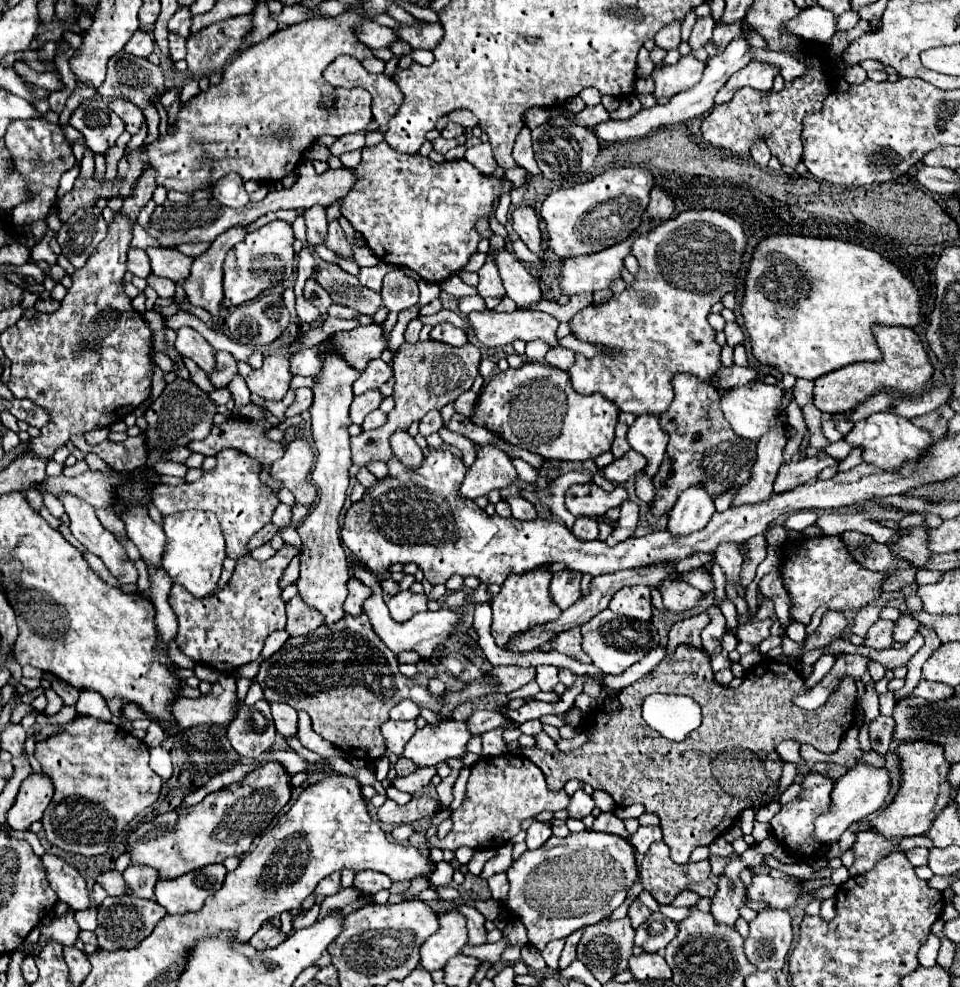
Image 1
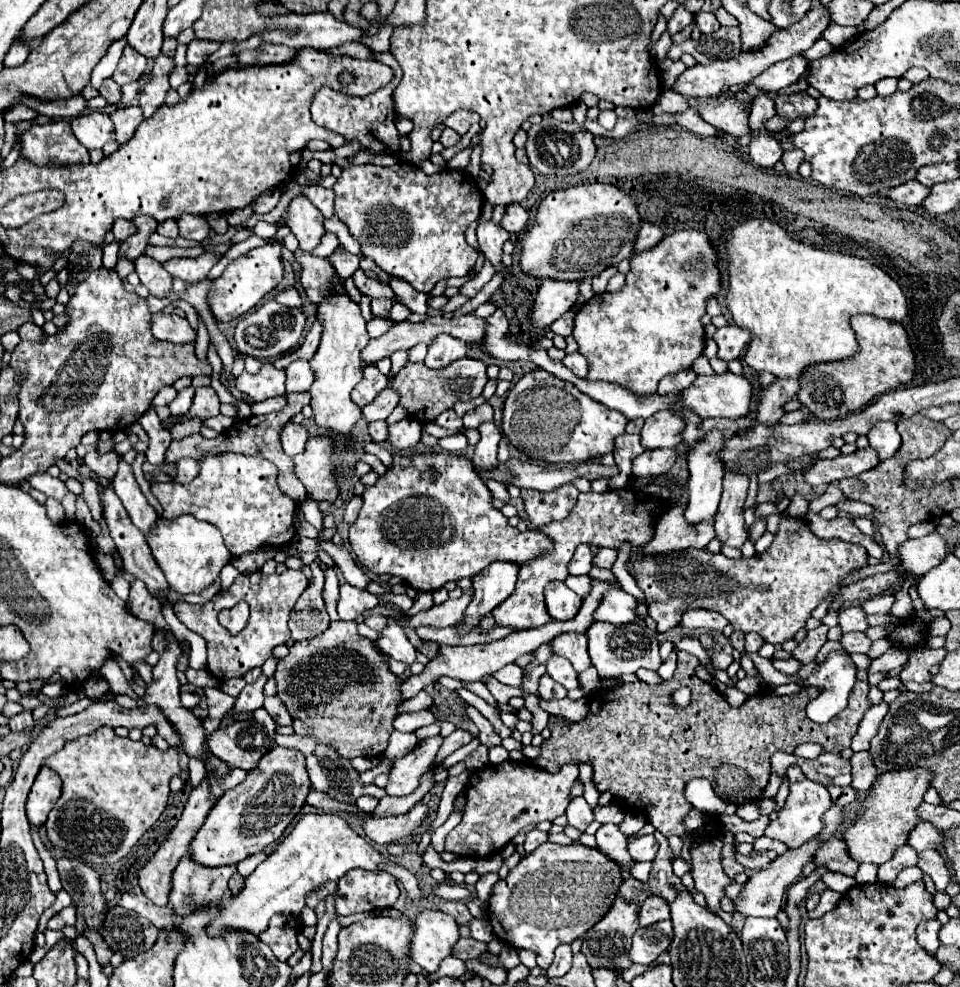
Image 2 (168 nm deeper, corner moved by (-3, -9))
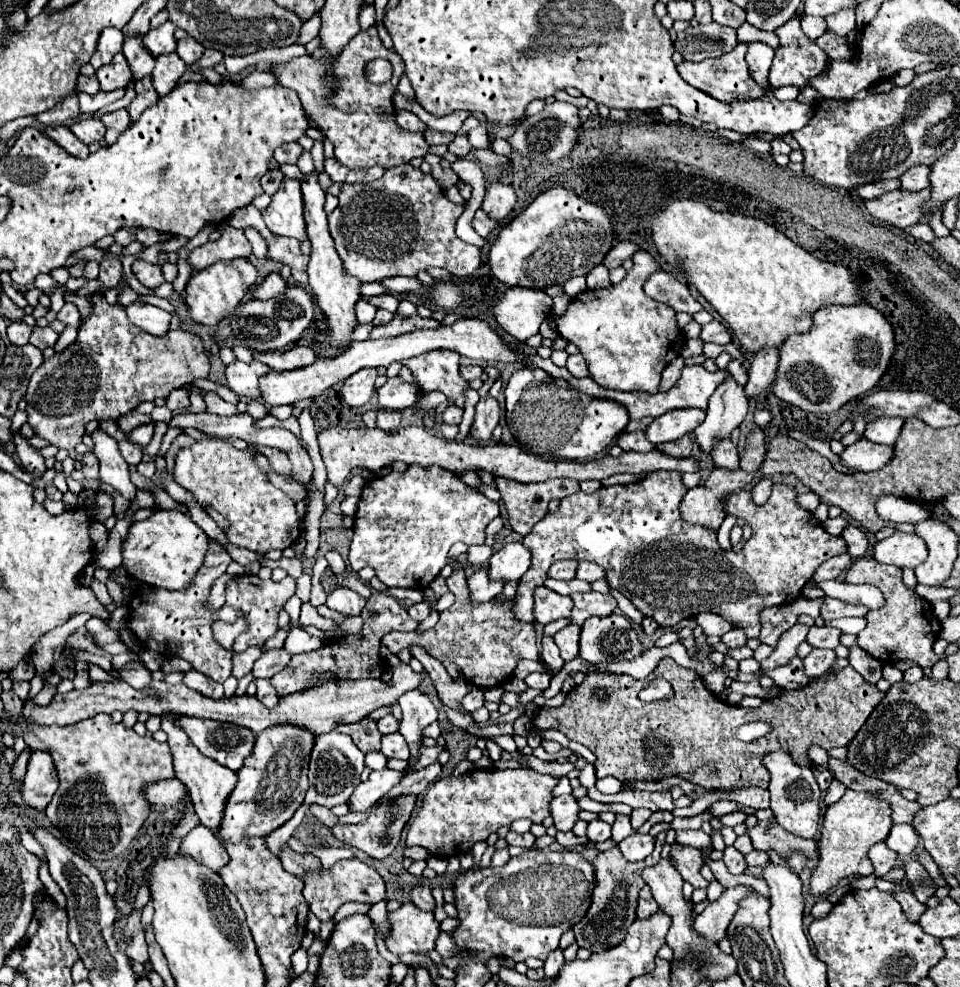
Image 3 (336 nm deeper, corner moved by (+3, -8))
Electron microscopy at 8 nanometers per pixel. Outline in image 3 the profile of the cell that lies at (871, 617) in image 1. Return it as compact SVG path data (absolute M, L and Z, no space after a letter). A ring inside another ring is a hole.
M825 597L825 603L821 607L821 617L825 621L833 621L833 619L841 619L841 617L863 617L865 613L867 611L863 607L847 605L845 601L831 599L831 597Z

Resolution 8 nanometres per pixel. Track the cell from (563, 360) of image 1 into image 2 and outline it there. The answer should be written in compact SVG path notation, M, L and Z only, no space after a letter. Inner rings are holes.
M581 352L567 354L567 356L563 358L563 364L565 364L575 376L579 376L579 378L585 378L585 376L587 376L589 366L587 366L587 360L585 360L585 356L583 356Z

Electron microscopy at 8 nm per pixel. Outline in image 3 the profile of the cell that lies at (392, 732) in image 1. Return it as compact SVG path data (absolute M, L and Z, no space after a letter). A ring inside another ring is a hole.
M391 733L391 735L383 735L383 747L381 747L383 755L387 757L395 757L395 759L409 759L409 747L403 739L401 733Z

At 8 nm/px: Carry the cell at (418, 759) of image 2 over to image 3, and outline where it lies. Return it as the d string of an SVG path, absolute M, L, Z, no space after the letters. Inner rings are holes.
M389 767L381 771L373 771L365 783L361 783L355 793L349 797L351 811L367 811L377 799L389 793L403 779L403 771L393 771Z

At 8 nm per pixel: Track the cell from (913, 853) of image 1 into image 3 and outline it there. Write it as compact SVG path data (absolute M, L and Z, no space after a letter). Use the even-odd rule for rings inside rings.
M879 843L879 845L873 845L871 847L871 861L875 865L875 873L877 877L885 877L899 861L899 855L889 849L885 843Z

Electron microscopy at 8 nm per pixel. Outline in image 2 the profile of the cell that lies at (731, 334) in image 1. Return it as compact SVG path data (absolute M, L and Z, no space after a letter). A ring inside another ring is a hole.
M729 324L729 326L717 328L717 332L713 334L713 340L719 346L717 356L725 362L731 362L745 352L745 346L749 344L749 332L735 324Z

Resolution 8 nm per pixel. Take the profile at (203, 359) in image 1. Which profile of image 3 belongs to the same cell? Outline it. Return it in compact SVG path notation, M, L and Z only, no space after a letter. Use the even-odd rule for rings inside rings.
M133 303L127 307L127 317L131 319L131 323L135 323L137 327L141 327L143 331L163 337L169 333L169 323L171 323L171 313L163 311L155 305L149 303Z

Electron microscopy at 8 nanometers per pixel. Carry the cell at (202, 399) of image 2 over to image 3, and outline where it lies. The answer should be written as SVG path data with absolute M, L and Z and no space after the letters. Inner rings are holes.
M147 423L147 425L139 425L135 427L127 437L137 443L137 445L149 445L149 441L153 439L153 433L155 433L155 423Z

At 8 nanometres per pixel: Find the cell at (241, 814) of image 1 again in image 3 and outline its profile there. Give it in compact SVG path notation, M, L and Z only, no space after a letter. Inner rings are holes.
M291 725L265 729L257 735L251 757L237 771L237 785L227 797L219 831L215 833L221 843L239 843L251 837L267 837L293 817L307 793L307 761L313 733L303 729L291 729Z

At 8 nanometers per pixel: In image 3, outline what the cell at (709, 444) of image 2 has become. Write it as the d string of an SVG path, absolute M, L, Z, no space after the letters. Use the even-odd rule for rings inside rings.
M733 377L719 385L719 391L711 395L705 421L693 431L693 441L699 447L703 461L711 459L715 443L729 439L731 431L739 427L747 413L747 405L749 401L743 387Z

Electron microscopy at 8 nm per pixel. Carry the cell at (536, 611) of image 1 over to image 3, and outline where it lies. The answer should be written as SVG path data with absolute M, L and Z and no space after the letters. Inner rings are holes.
M655 471L653 477L629 485L601 487L595 493L577 491L559 503L557 513L547 513L529 535L523 537L523 545L531 551L531 567L519 579L519 589L513 601L513 615L519 621L535 623L533 615L533 589L541 585L549 575L549 569L559 559L577 559L577 561L595 561L607 569L607 581L613 589L619 589L643 615L649 615L657 621L659 627L673 627L683 619L689 619L701 611L713 611L737 623L747 637L759 637L759 613L765 607L791 603L801 595L805 583L813 577L817 567L847 551L843 537L835 537L823 529L823 525L805 509L795 503L795 489L783 483L775 483L771 497L765 505L753 501L751 491L743 489L733 493L727 499L727 513L735 517L745 517L753 529L753 537L743 547L741 553L725 551L717 545L715 533L711 529L699 529L699 525L687 525L679 517L679 501L687 489L681 483L679 473L675 471Z

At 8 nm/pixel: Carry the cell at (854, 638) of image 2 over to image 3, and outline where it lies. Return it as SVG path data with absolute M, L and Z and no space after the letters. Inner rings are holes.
M825 625L825 627L811 627L809 629L809 637L807 637L807 641L813 645L813 647L827 647L827 649L835 649L841 641L839 641L839 637L841 637L841 629L837 629L837 627L829 627L829 625Z

